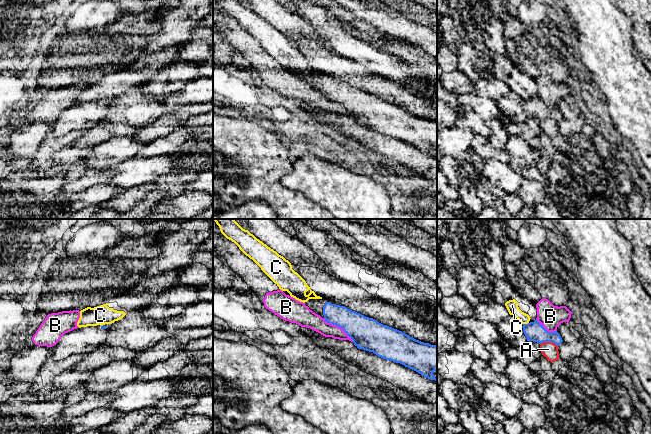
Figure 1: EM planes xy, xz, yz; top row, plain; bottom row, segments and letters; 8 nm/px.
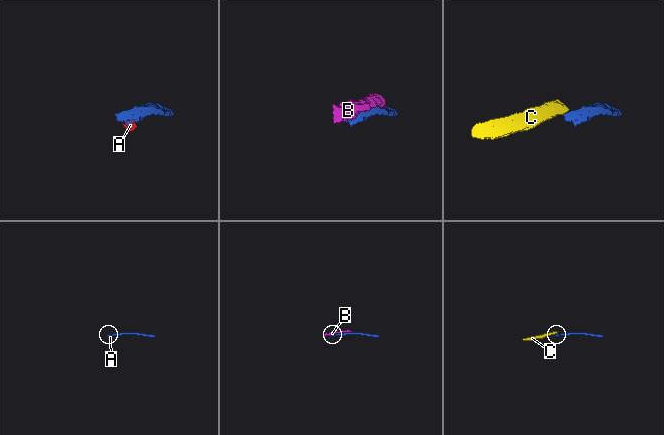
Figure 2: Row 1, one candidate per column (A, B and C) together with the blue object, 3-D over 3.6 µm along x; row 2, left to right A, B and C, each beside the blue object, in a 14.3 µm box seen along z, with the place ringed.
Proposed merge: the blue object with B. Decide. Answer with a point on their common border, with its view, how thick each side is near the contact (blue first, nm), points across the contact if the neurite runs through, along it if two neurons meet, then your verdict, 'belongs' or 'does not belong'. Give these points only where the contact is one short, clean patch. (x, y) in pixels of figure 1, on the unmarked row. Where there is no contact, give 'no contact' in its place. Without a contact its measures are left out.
contact xz (339, 102); calibres 260 and 140 nm; does not belong

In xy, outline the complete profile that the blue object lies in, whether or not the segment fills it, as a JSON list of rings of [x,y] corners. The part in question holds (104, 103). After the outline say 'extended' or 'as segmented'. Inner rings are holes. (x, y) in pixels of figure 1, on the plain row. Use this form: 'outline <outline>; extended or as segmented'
outline [[[112,100],[87,102],[65,109],[58,119],[51,124],[53,129],[50,135],[60,137],[72,131],[87,130],[95,124],[105,121],[107,109]]]; extended

